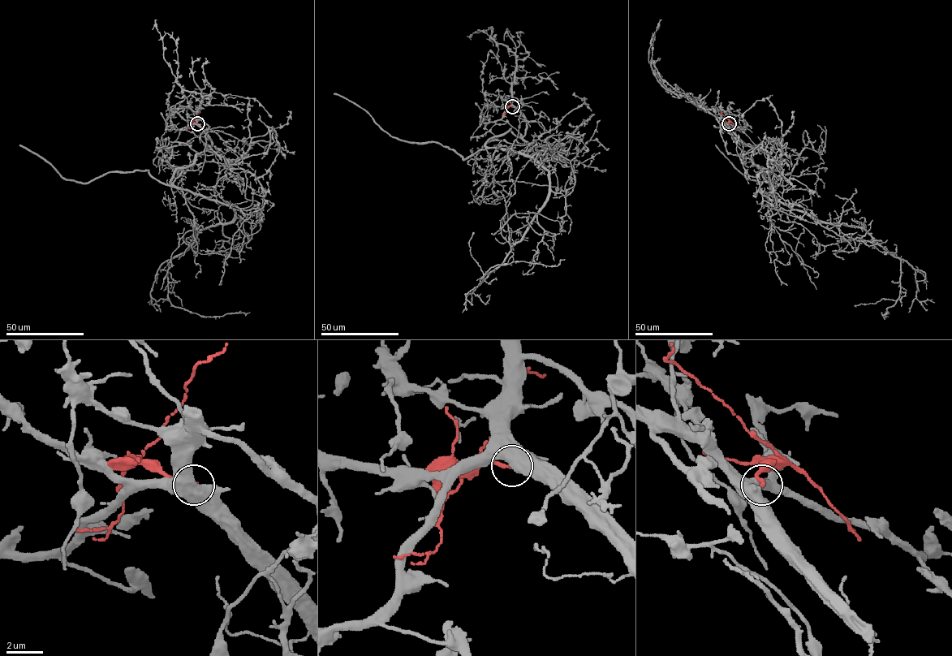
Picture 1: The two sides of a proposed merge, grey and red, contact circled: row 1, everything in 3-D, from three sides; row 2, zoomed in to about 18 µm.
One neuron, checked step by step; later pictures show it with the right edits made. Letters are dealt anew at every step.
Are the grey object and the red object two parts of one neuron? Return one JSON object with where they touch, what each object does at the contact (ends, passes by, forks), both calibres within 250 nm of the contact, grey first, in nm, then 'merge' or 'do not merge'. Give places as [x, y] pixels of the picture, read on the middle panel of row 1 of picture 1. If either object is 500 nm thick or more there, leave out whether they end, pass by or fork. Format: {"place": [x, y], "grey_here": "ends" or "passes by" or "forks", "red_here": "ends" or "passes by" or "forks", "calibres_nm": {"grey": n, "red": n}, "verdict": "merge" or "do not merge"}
{"place": [512, 106], "calibres_nm": {"grey": 550, "red": 200}, "verdict": "do not merge"}

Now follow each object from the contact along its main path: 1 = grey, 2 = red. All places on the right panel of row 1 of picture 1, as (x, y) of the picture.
1: (728, 123), (776, 166), (784, 204), (861, 226), (901, 261), (899, 298), (881, 312)
2: (728, 123), (729, 121), (721, 112)

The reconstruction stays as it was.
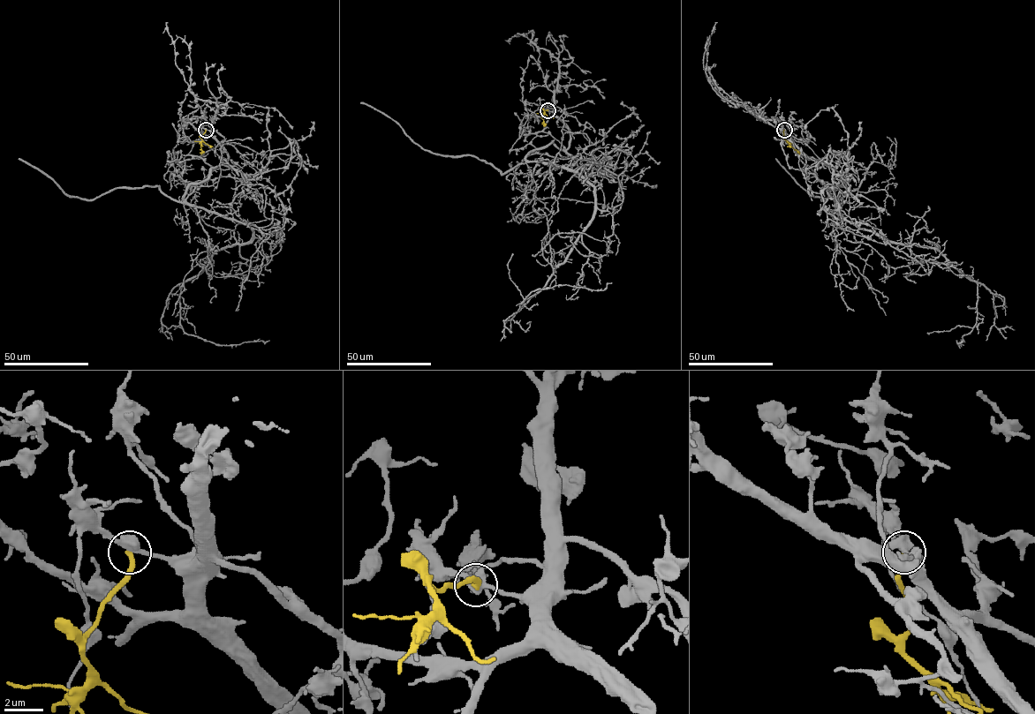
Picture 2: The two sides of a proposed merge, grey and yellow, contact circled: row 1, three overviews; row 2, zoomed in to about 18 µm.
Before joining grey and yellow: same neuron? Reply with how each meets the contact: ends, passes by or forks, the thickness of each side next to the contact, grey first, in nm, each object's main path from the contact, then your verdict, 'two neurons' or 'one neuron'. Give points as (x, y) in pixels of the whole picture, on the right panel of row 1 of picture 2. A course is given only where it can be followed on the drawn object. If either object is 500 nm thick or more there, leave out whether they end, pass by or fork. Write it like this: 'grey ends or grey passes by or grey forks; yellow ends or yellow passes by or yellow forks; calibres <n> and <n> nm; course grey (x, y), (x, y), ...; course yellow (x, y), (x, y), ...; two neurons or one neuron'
grey passes by; yellow ends; calibres 460 and 280 nm; course grey (784, 130), (833, 169), (848, 197), (850, 223), (934, 247), (978, 284), (976, 325), (956, 340); course yellow (784, 130), (784, 139), (799, 154); two neurons

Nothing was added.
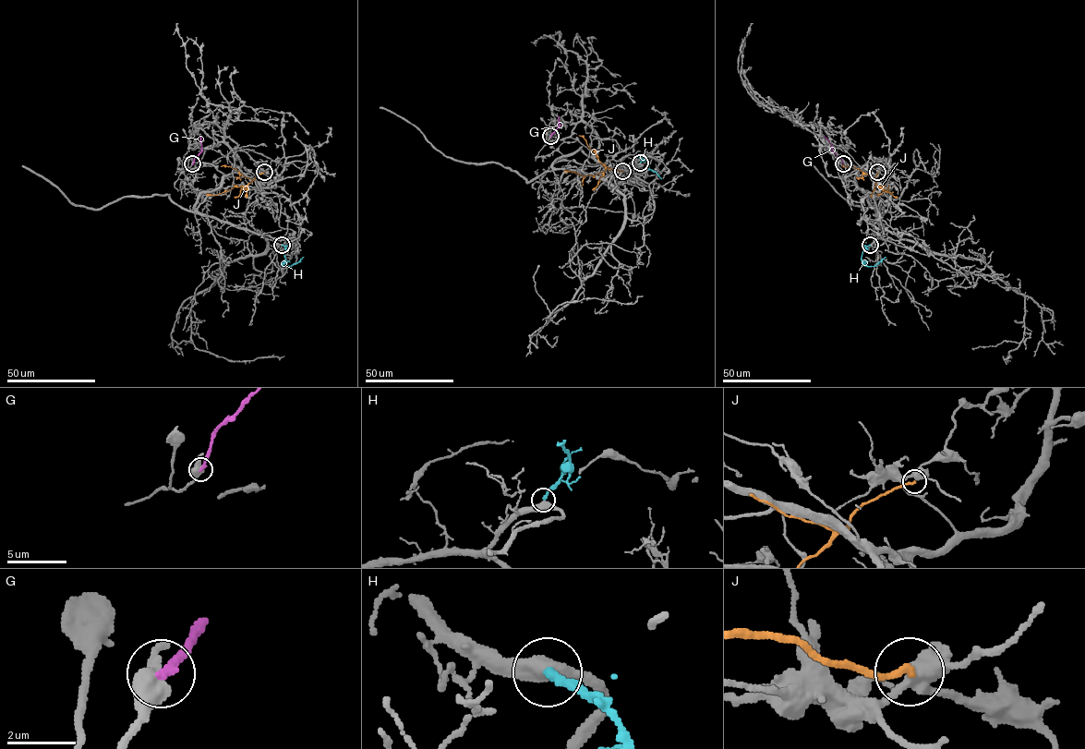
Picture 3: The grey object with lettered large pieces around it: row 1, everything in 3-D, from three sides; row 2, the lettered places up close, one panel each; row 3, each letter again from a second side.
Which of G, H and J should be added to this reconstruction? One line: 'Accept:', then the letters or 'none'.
Accept: H

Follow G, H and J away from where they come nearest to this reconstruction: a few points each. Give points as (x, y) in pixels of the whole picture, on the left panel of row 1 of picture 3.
G: (192, 164), (201, 151), (200, 136)
H: (282, 245), (285, 248), (285, 265), (291, 266), (304, 257)
J: (264, 172), (245, 187), (234, 187), (215, 195), (206, 194)

